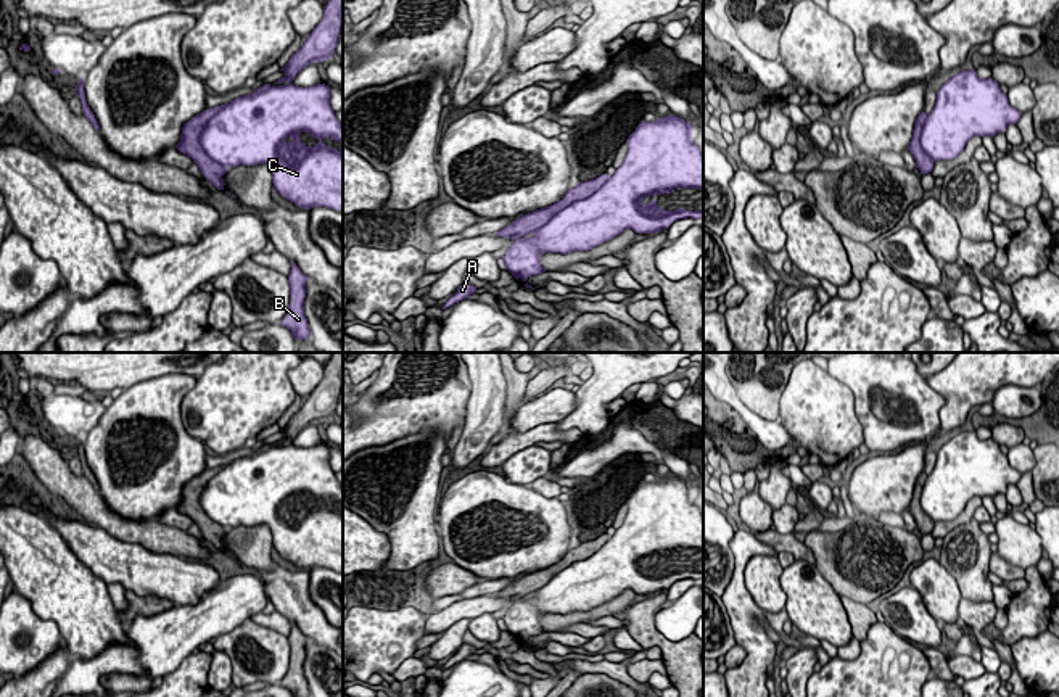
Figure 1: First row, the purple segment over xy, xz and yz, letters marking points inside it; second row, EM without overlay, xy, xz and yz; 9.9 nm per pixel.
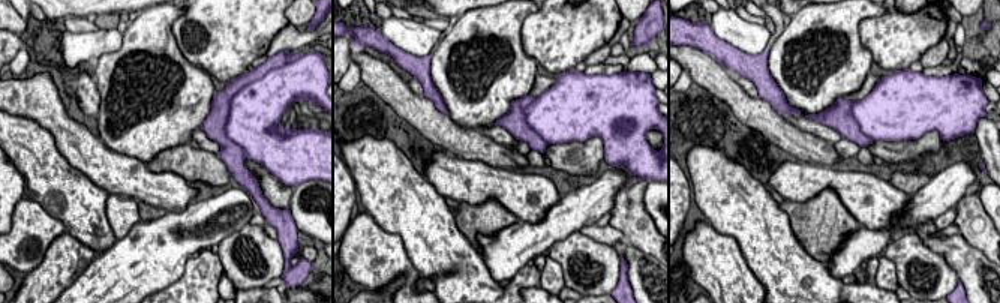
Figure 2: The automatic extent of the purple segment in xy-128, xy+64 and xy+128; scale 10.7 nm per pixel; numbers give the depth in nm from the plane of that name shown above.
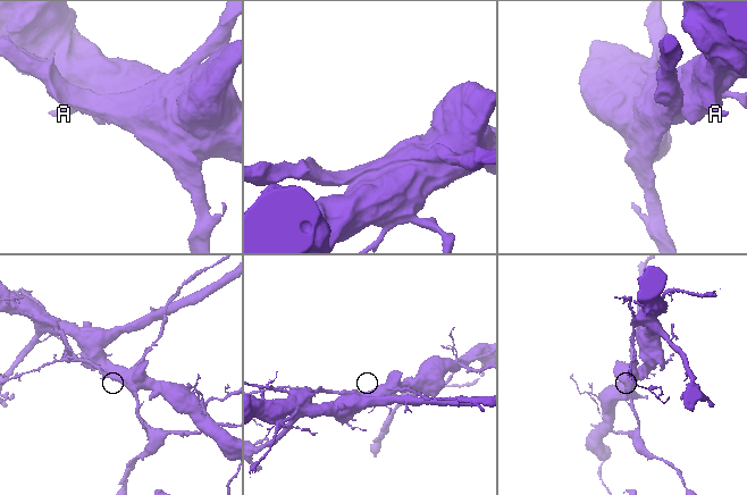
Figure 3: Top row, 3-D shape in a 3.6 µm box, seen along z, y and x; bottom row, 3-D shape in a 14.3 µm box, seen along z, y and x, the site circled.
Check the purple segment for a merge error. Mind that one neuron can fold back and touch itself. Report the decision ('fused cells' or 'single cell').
fused cells

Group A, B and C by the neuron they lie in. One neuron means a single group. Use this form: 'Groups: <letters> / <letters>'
Groups: A C / B

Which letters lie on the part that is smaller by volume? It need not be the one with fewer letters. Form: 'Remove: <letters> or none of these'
Remove: B

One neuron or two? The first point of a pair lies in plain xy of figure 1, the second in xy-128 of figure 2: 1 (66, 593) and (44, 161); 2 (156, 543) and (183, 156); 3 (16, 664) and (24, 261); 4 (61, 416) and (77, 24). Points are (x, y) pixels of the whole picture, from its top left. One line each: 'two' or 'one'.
1: one
2: one
3: one
4: two

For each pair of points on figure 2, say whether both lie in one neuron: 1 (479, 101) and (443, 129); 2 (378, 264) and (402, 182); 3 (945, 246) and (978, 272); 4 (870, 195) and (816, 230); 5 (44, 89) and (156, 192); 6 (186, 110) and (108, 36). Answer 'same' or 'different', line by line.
1: different
2: different
3: same
4: different
5: same
6: different

